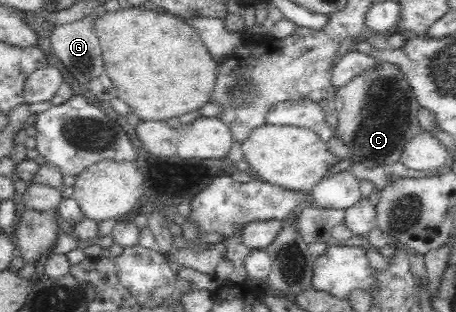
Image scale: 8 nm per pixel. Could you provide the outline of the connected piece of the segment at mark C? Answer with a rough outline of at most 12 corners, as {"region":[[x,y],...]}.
{"region":[[392,63],[336,88],[336,138],[366,168],[423,131]]}

